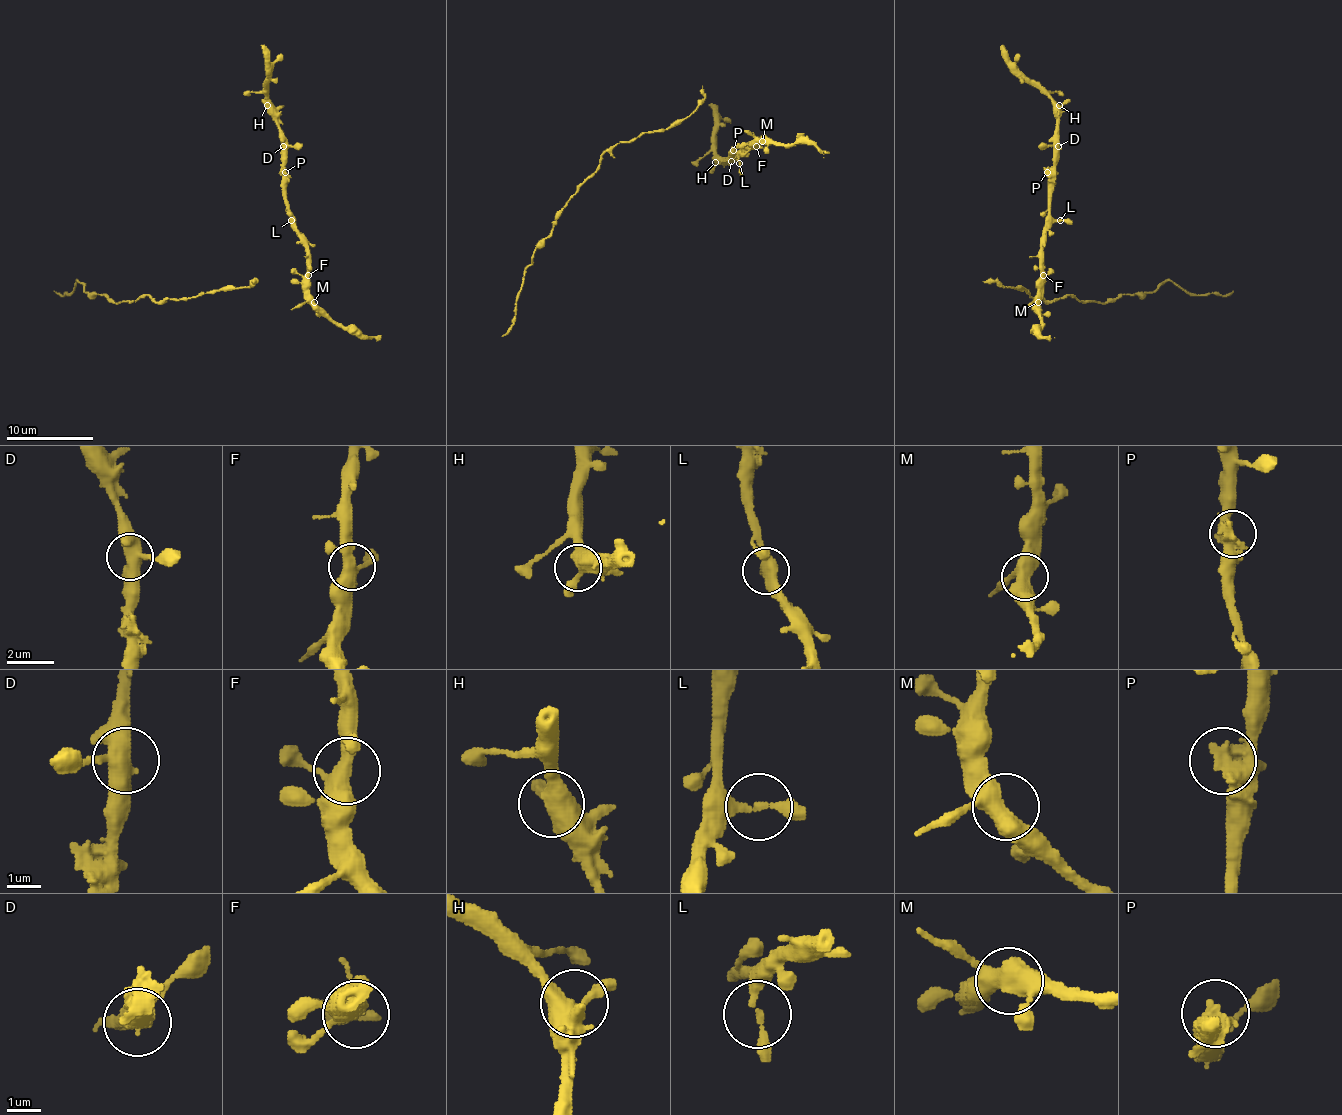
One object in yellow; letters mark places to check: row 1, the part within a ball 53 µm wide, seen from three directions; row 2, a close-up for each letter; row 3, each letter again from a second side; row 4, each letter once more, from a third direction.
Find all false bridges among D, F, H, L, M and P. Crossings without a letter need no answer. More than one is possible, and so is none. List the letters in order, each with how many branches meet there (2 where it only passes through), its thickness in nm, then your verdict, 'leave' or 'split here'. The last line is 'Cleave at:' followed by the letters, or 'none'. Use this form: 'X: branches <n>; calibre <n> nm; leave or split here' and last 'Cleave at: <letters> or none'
D: branches 4; calibre 480 nm; leave
F: branches 4; calibre 400 nm; leave
H: branches 3; calibre 440 nm; leave
L: branches 2; calibre 240 nm; leave
M: branches 3; calibre 440 nm; leave
P: branches 3; calibre 360 nm; leave
Cleave at: none

